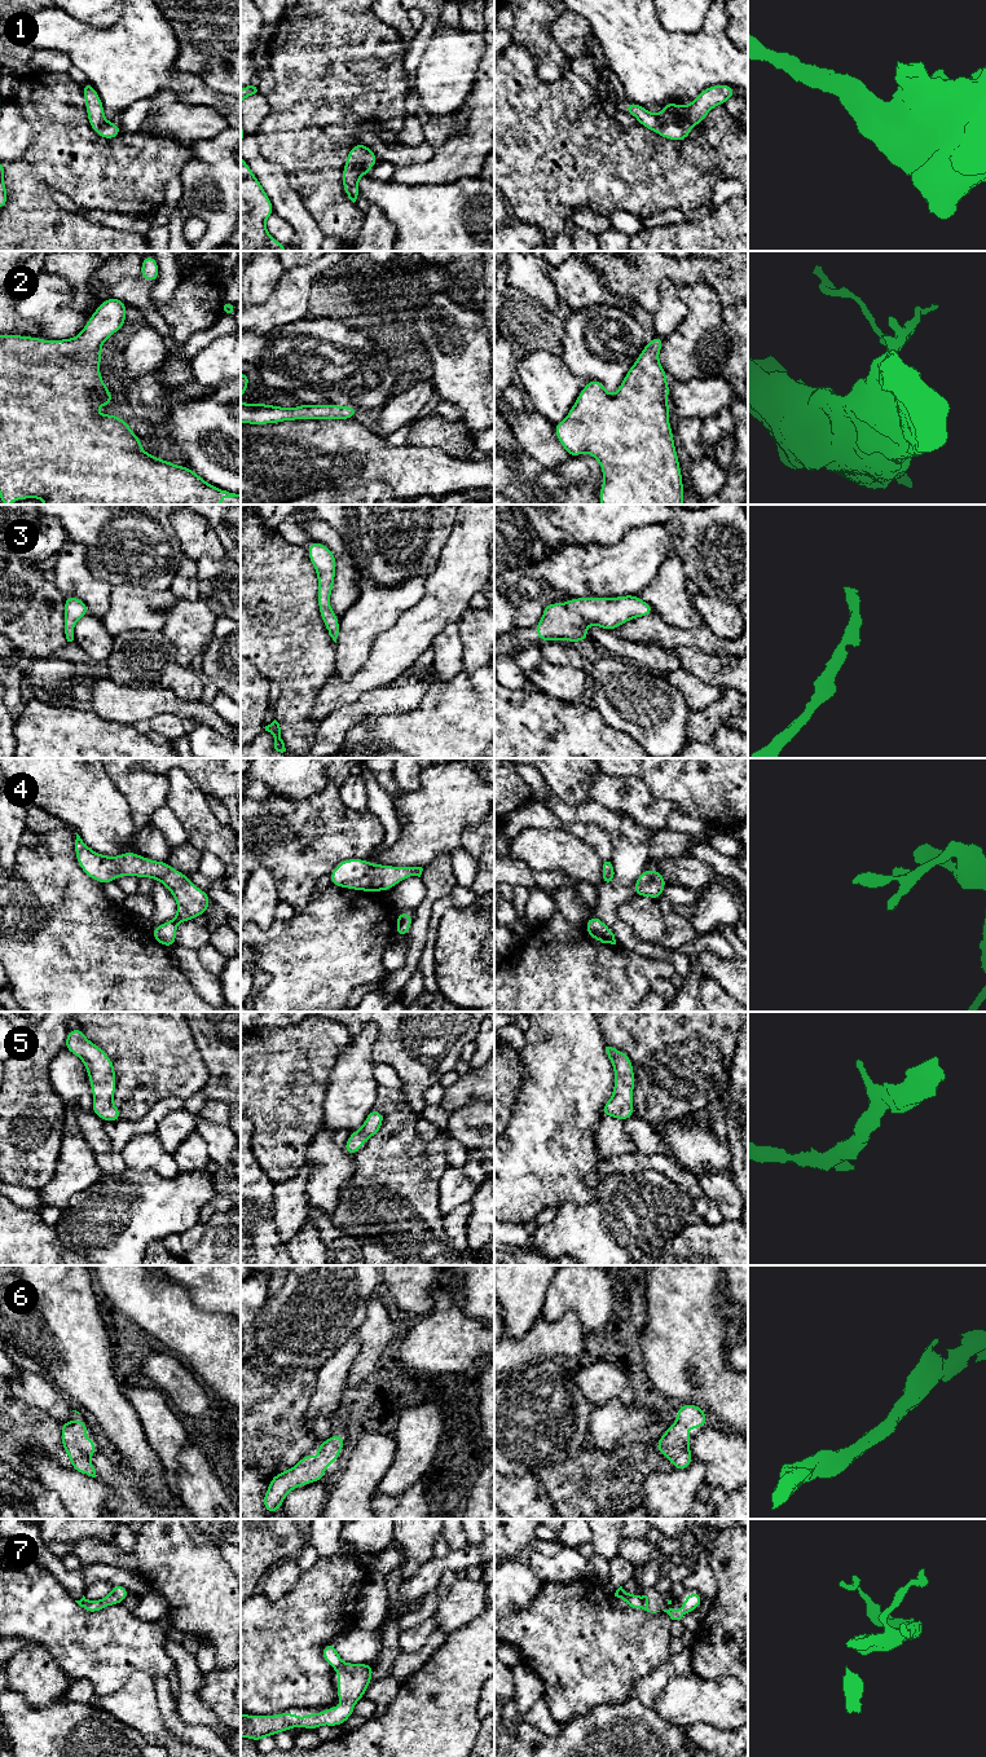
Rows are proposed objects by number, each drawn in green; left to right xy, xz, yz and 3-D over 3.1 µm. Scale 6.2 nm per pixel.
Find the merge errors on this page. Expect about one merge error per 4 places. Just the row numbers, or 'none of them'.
7

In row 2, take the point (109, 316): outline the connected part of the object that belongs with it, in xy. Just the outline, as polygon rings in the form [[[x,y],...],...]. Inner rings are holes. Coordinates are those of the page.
[[[111,296],[96,308],[84,329],[75,338],[44,340],[16,334],[0,335],[0,498],[4,505],[28,498],[40,498],[44,505],[221,505],[221,498],[241,497],[241,494],[229,493],[208,484],[186,466],[176,466],[144,452],[138,436],[131,431],[129,424],[123,418],[113,414],[98,414],[94,410],[100,405],[113,404],[111,391],[106,388],[100,373],[101,347],[126,325],[126,313],[127,304]]]

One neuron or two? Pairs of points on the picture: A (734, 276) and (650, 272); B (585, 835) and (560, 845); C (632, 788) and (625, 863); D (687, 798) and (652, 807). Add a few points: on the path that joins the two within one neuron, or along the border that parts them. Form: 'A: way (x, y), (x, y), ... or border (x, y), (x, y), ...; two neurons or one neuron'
A: way (713, 273), (708, 271), (670, 271); one neuron
B: border (549, 829), (573, 831), (601, 858); two neurons
C: border (601, 805), (656, 831); two neurons
D: border (647, 785), (655, 797), (670, 800), (679, 811); two neurons

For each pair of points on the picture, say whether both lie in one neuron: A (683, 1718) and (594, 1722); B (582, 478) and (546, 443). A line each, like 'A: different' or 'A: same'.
A: different
B: different

